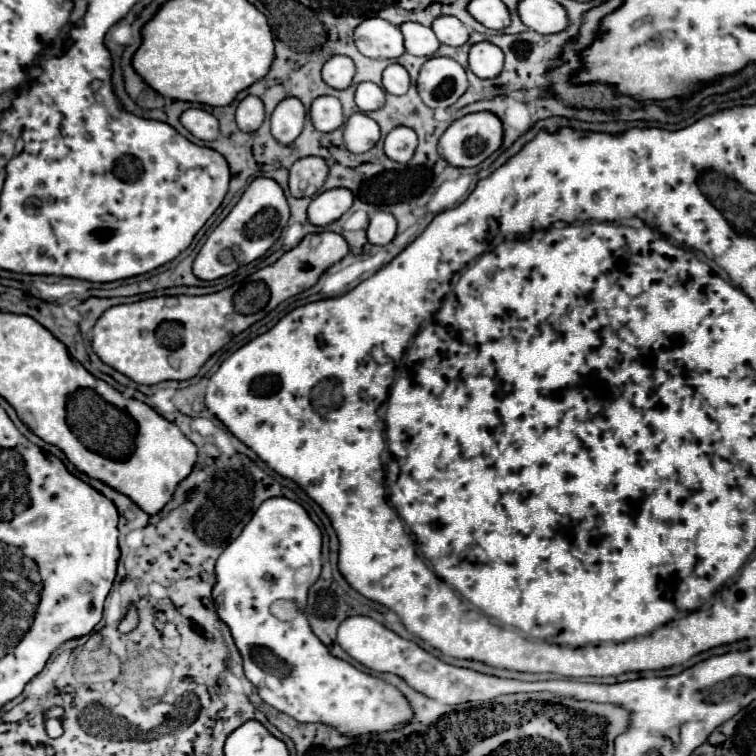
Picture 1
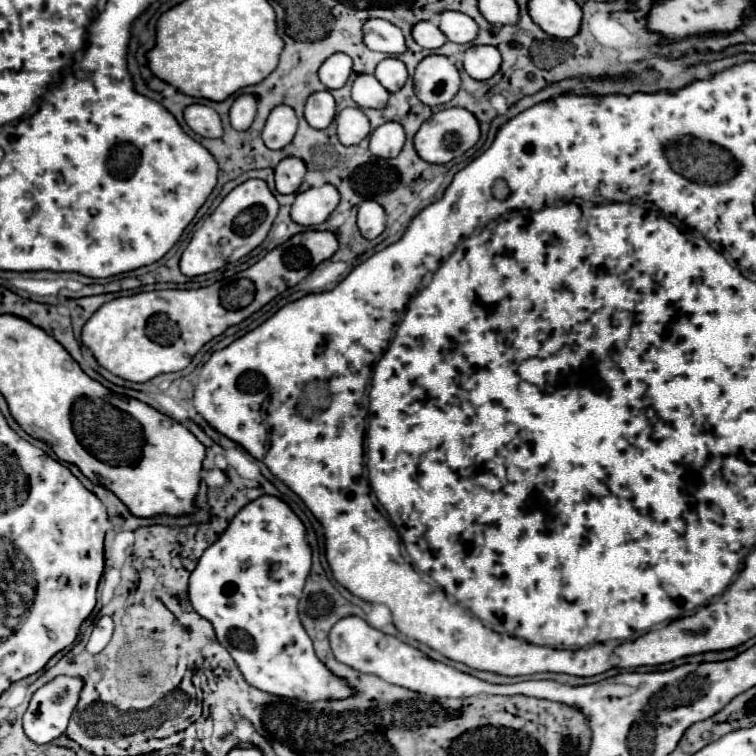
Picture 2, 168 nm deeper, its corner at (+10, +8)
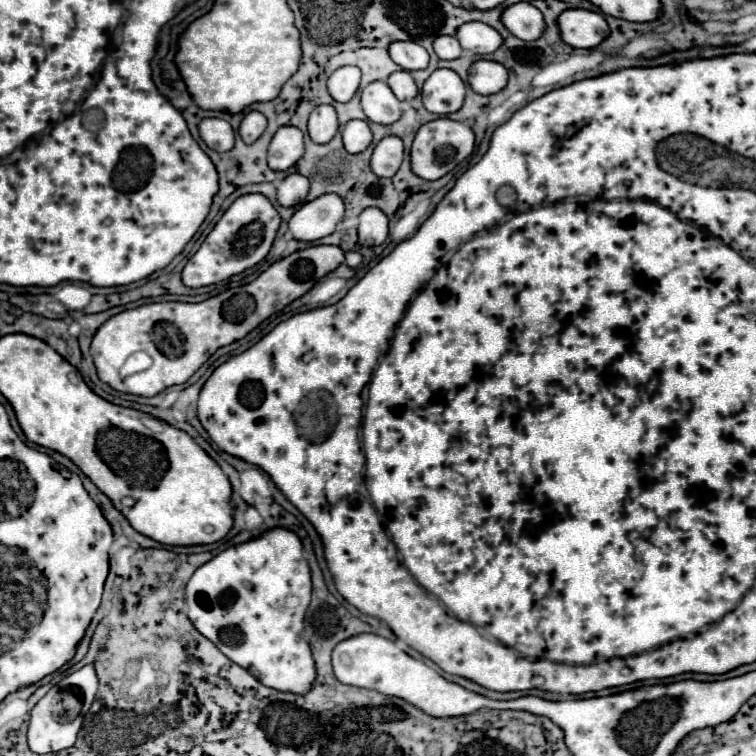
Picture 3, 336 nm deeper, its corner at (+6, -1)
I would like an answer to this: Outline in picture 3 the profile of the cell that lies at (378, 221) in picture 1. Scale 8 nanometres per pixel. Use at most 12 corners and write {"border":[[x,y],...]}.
{"border":[[378,207],[358,215],[358,239],[364,247],[382,245],[388,217]]}

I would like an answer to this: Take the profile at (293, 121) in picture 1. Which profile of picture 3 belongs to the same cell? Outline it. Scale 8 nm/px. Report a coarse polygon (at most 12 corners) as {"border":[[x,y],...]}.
{"border":[[280,127],[268,167],[288,171],[304,153],[302,131]]}

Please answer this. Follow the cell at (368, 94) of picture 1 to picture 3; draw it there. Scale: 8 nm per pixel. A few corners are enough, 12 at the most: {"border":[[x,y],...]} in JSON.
{"border":[[386,81],[362,91],[362,109],[372,123],[392,125],[402,103]]}

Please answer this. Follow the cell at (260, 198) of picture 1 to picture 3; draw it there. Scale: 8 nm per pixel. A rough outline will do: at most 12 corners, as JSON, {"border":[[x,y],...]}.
{"border":[[264,195],[238,197],[188,259],[196,289],[268,255],[280,215]]}

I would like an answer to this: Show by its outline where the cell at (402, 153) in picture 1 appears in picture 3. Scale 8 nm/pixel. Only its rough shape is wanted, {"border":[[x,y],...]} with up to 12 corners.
{"border":[[384,137],[370,157],[376,177],[392,177],[404,157],[400,137]]}

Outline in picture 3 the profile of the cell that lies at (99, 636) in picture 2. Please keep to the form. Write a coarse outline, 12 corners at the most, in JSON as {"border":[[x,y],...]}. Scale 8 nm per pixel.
{"border":[[94,665],[58,681],[32,709],[34,753],[76,743],[96,697]]}

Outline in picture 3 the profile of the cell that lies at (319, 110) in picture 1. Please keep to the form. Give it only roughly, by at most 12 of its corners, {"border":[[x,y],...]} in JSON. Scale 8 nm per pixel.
{"border":[[320,105],[310,113],[308,135],[328,143],[338,131],[336,109]]}

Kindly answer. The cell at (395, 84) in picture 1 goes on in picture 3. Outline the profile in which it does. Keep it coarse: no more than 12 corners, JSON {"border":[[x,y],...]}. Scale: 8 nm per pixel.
{"border":[[396,71],[388,85],[400,101],[412,101],[418,87],[408,71]]}

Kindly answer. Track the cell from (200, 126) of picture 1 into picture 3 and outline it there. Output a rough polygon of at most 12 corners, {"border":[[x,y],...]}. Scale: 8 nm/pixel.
{"border":[[216,117],[204,119],[198,131],[214,151],[234,147],[230,123]]}

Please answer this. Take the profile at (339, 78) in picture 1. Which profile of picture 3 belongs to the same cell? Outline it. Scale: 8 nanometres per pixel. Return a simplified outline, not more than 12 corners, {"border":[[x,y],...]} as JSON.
{"border":[[340,67],[328,79],[336,101],[350,101],[360,87],[358,67]]}

